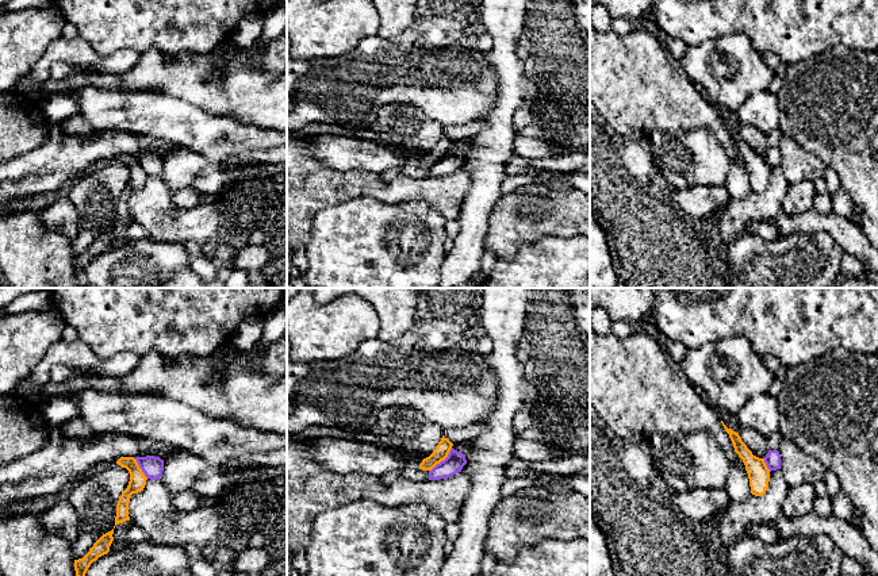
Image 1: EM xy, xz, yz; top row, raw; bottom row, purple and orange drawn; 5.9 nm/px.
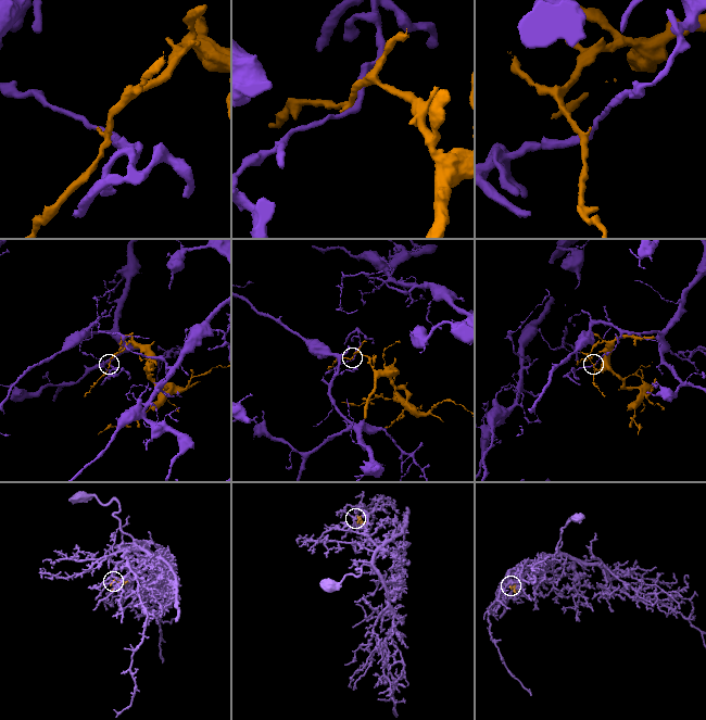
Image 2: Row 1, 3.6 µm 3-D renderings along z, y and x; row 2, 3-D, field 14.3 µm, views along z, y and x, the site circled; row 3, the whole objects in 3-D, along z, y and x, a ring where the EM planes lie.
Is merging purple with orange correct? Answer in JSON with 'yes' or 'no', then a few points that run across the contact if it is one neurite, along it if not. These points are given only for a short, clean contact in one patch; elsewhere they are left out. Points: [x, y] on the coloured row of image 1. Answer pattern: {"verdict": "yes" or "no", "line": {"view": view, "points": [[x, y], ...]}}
{"verdict": "yes"}

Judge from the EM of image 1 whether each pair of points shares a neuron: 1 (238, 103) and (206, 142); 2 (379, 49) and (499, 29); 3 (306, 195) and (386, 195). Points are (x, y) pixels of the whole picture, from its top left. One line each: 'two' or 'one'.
1: two
2: two
3: one

